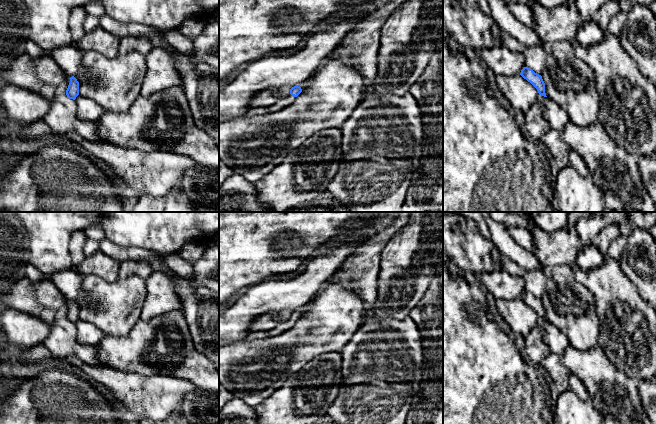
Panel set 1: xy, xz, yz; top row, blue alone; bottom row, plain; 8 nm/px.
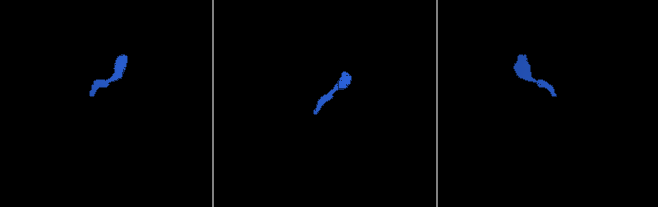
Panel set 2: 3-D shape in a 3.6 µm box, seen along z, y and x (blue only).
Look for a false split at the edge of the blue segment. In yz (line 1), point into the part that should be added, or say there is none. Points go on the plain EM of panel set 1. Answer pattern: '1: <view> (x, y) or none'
1: none

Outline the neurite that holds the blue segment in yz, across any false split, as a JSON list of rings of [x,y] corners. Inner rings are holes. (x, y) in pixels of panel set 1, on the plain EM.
[[[524,291],[521,294],[520,299],[528,306],[530,306],[537,313],[540,319],[547,321],[545,317],[545,307],[541,299],[535,297],[532,293],[528,291]]]

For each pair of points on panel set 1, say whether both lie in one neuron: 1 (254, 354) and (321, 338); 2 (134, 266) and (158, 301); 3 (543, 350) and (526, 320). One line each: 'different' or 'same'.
1: same
2: same
3: same

